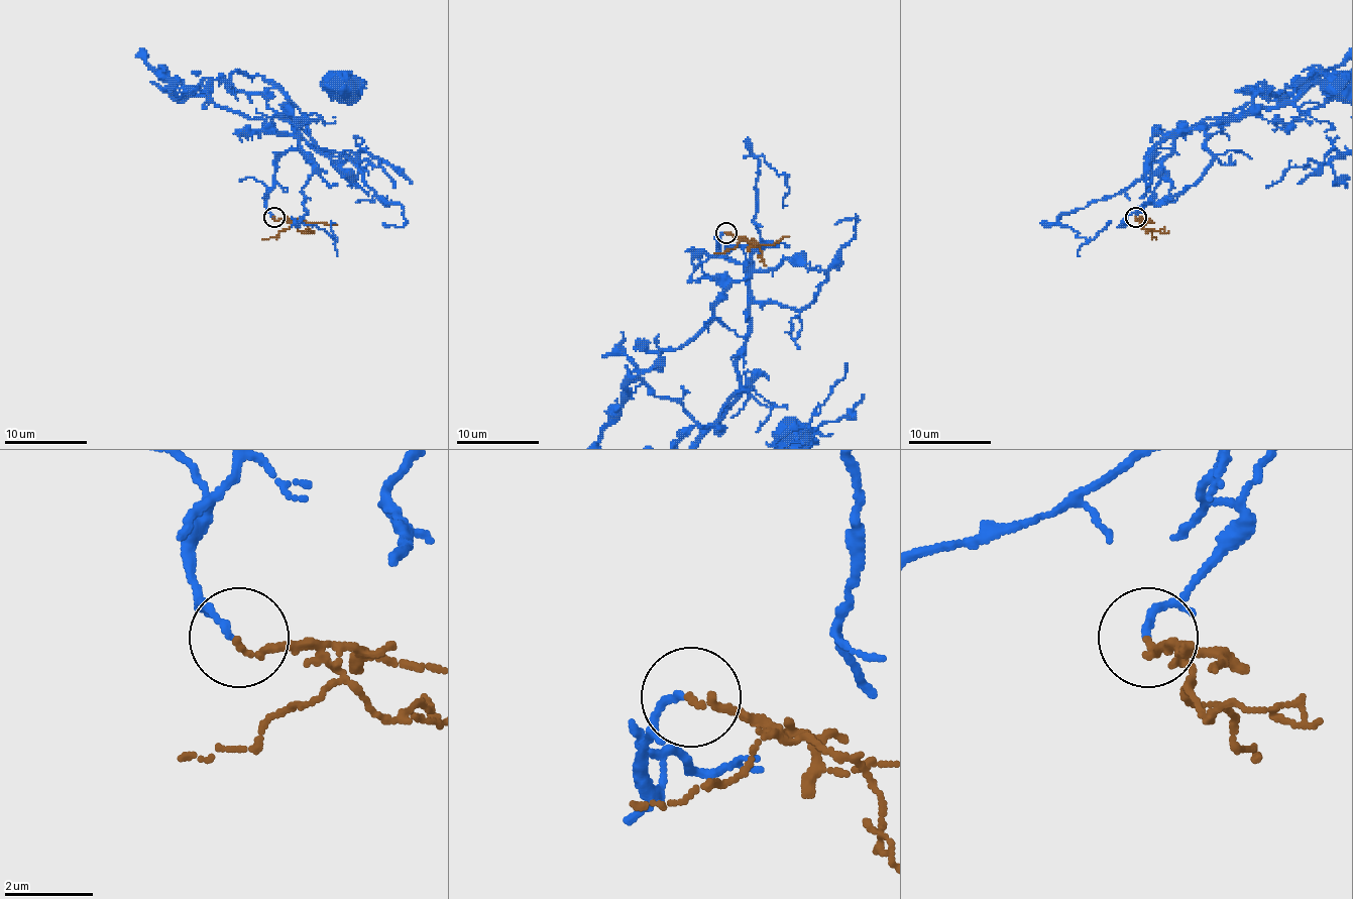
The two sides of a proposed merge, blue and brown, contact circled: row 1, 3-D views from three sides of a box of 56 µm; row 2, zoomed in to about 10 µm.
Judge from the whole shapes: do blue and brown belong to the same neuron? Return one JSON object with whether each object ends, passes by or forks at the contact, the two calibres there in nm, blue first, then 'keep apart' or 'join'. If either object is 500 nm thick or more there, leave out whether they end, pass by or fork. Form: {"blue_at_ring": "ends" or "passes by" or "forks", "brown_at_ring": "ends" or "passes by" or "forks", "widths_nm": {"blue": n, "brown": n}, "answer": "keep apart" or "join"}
{"blue_at_ring": "ends", "brown_at_ring": "ends", "widths_nm": {"blue": 150, "brown": 140}, "answer": "join"}

